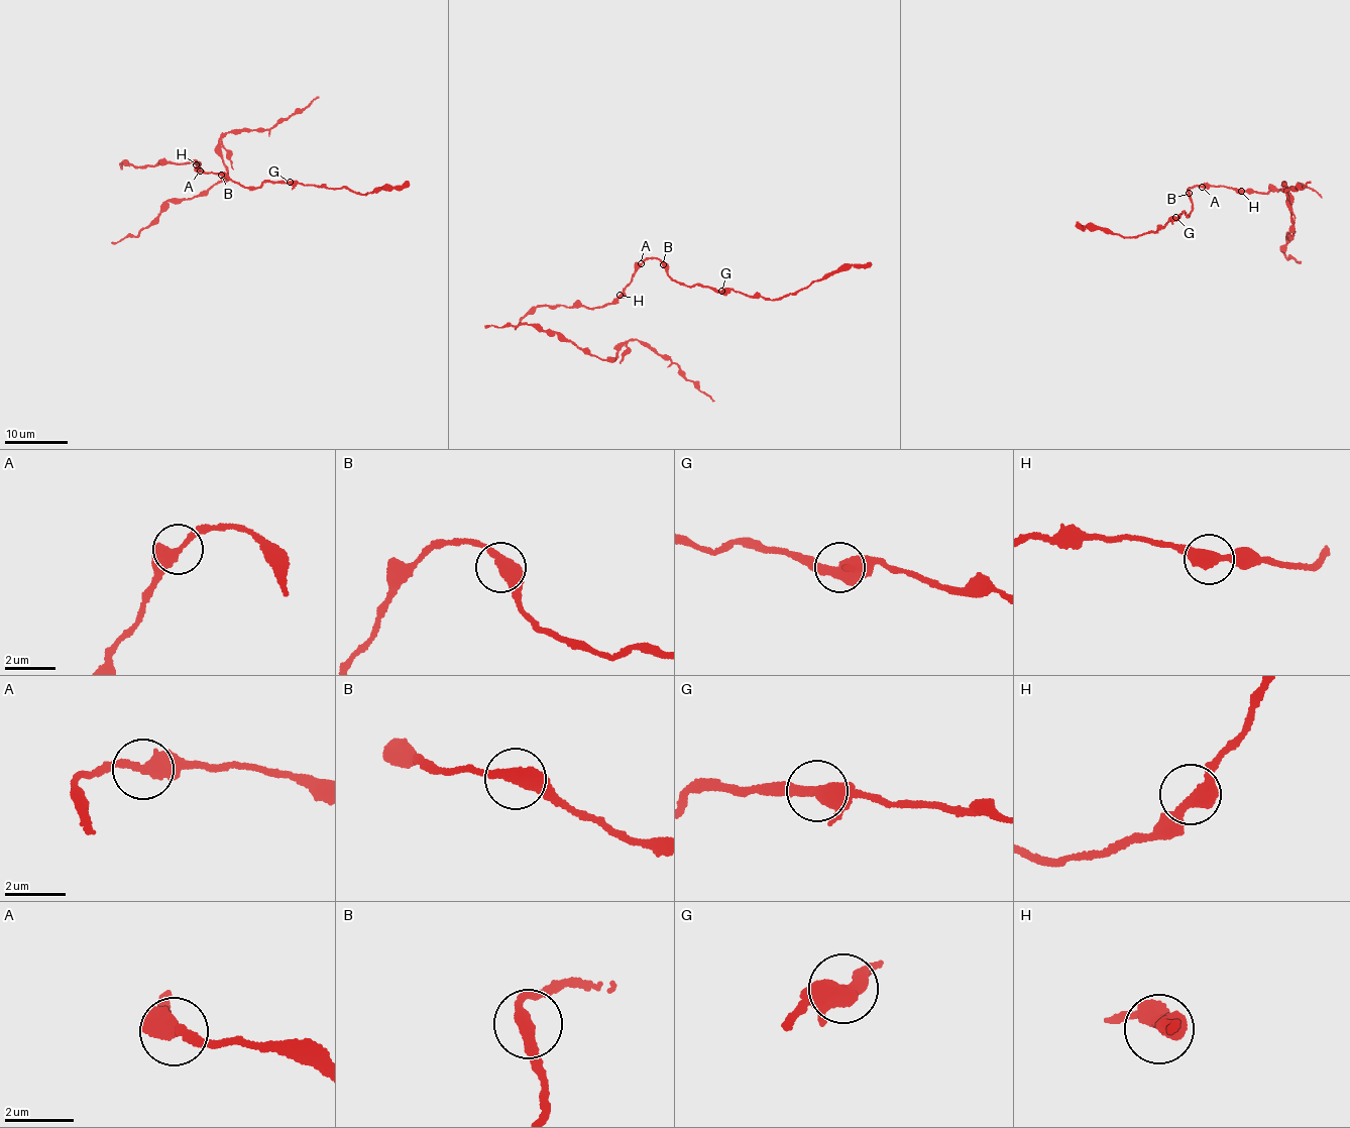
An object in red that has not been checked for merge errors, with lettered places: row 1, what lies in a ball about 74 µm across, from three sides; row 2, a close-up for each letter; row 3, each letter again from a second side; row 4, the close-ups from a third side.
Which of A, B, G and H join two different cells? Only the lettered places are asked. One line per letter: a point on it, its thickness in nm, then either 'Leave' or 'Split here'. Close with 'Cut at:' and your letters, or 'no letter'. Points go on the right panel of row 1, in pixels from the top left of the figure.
A: Place: (1202, 187). Thickness 440 nm. Leave
B: Place: (1189, 193). Thickness 400 nm. Leave
G: Place: (1175, 217). Thickness 400 nm. Leave
H: Place: (1241, 191). Thickness 440 nm. Leave
Cut at: no letter

